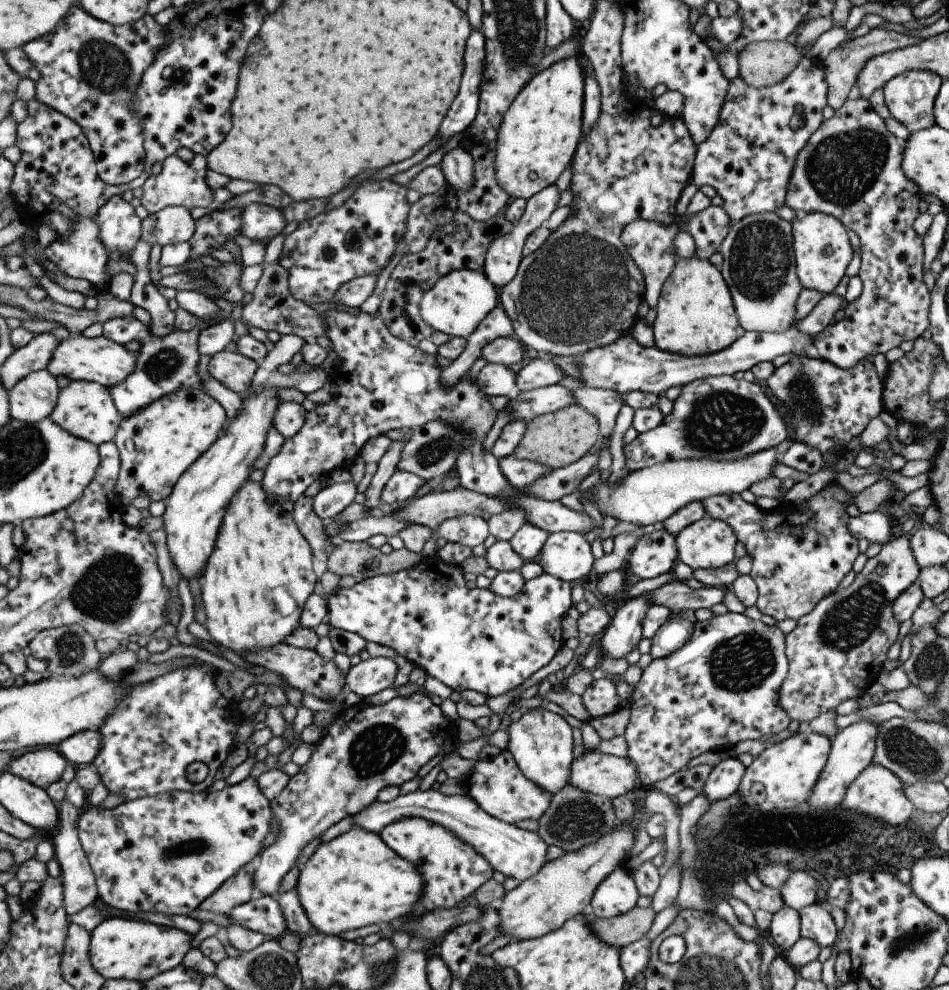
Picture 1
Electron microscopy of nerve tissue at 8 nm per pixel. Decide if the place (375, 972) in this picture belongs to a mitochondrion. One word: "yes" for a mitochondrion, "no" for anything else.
yes

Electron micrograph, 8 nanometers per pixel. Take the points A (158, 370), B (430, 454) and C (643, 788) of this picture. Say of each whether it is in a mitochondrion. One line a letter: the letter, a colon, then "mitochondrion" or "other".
A: mitochondrion
B: mitochondrion
C: other

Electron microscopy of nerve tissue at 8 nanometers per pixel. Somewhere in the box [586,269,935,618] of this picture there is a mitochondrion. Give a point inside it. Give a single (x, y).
(722, 421)

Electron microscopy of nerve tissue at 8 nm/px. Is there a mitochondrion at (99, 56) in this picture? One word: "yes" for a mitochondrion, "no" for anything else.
yes

